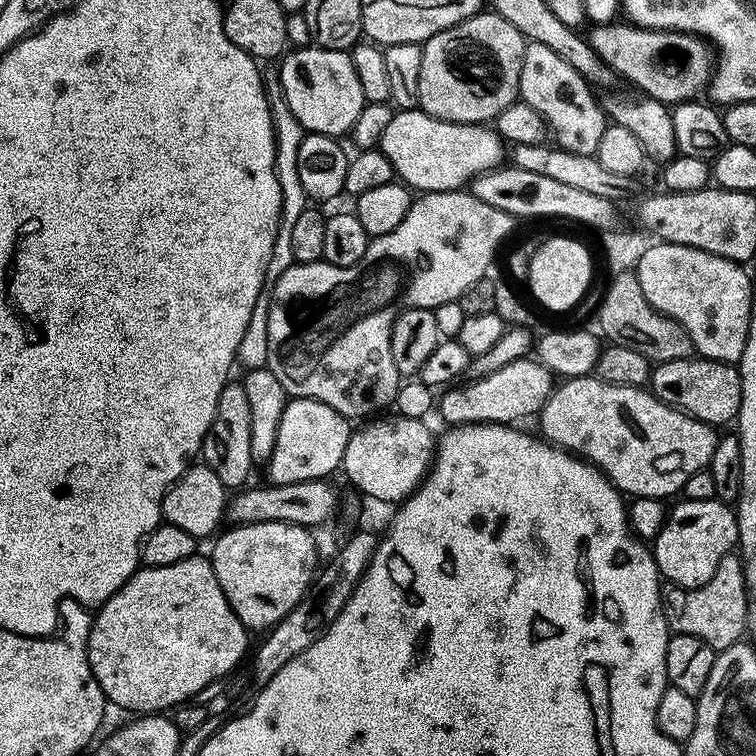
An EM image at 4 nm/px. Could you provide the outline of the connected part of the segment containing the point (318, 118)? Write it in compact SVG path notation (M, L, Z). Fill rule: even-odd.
M309 46L289 51L283 57L284 64L284 100L292 111L291 119L304 129L305 133L316 138L344 138L353 131L366 110L360 68L348 52L335 52Z

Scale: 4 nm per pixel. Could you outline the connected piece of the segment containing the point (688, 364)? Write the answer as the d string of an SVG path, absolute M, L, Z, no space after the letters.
M693 358L682 362L666 362L653 367L650 391L666 406L685 412L698 422L709 424L711 428L723 429L723 424L735 425L742 410L742 374L734 364L723 364L703 358Z

